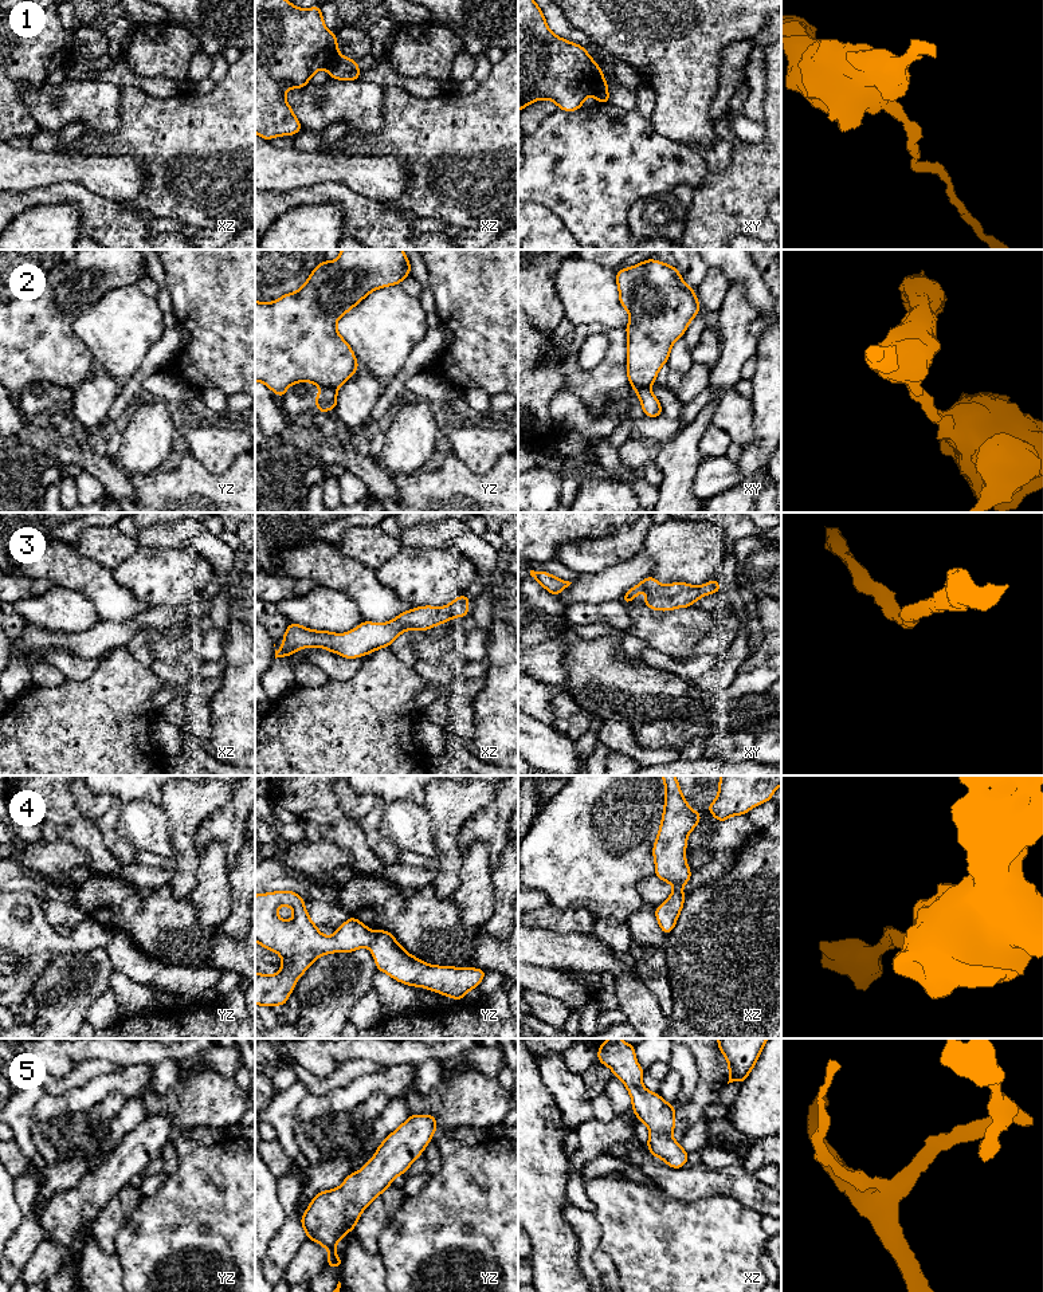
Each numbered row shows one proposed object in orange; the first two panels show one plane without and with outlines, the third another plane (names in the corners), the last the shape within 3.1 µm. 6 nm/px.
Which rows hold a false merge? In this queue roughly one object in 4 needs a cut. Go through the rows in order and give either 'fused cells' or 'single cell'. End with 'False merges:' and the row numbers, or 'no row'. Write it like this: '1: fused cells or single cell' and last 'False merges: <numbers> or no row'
1: fused cells
2: fused cells
3: single cell
4: fused cells
5: single cell
False merges: 1, 2, 4

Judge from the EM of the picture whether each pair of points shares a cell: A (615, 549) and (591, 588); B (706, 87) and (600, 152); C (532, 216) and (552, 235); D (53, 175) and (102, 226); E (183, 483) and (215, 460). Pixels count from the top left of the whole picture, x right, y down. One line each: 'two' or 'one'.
A: two
B: two
C: one
D: two
E: two

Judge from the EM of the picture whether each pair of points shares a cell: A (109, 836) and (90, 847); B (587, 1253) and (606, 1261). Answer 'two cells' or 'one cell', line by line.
A: two cells
B: two cells

